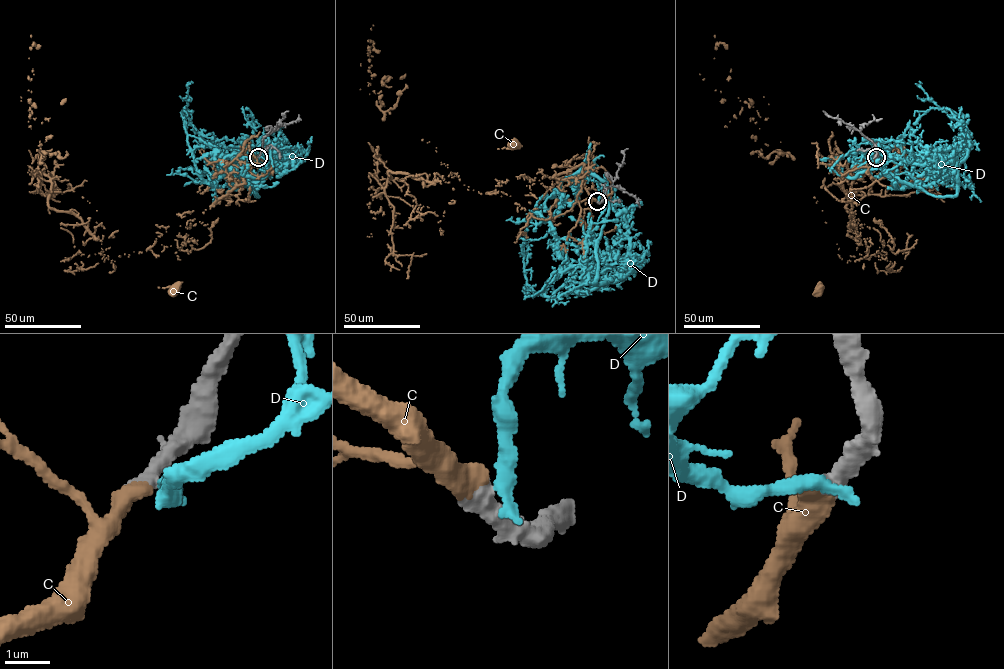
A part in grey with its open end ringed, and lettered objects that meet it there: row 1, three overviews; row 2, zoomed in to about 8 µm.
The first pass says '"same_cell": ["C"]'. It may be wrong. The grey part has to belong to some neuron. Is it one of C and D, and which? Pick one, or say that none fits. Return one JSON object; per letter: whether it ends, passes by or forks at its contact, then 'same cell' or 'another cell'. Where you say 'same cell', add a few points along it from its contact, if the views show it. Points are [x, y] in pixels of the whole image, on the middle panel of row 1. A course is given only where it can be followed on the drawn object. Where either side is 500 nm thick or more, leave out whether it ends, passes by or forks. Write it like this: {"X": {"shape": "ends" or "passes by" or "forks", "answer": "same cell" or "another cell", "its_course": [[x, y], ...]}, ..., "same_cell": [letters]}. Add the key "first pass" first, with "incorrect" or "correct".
{"first pass": "correct", "C": {"answer": "same cell", "its_course": [[597, 202], [582, 182], [583, 164], [550, 177], [507, 180], [488, 194], [496, 192], [507, 149], [514, 143]]}, "D": {"shape": "ends", "answer": "another cell"}, "same_cell": ["C"]}

